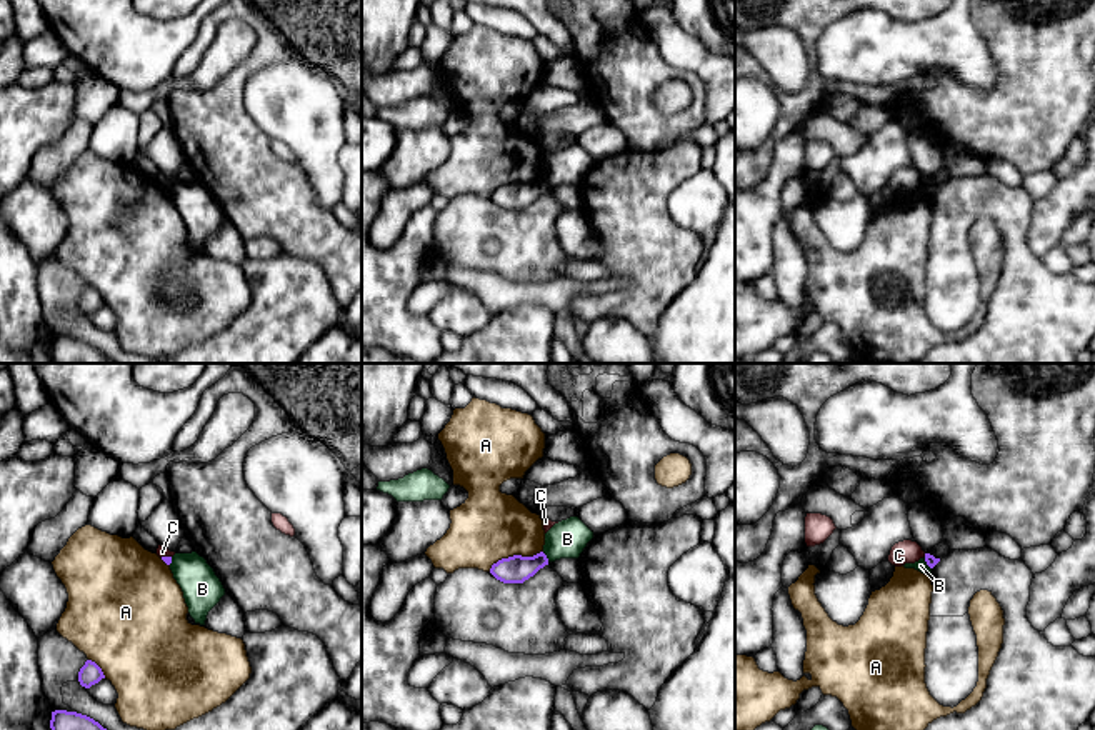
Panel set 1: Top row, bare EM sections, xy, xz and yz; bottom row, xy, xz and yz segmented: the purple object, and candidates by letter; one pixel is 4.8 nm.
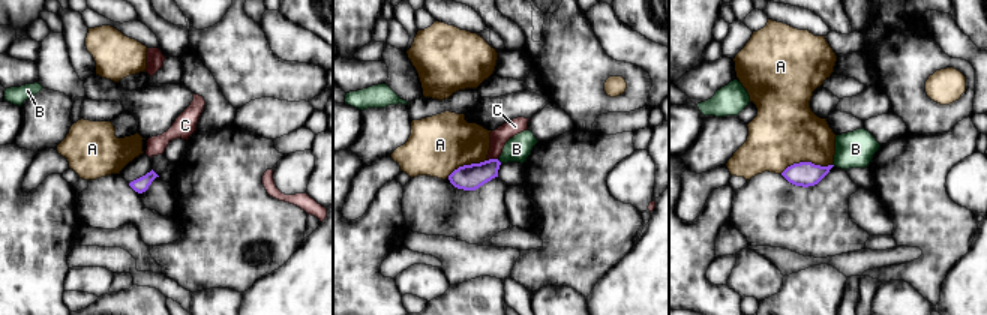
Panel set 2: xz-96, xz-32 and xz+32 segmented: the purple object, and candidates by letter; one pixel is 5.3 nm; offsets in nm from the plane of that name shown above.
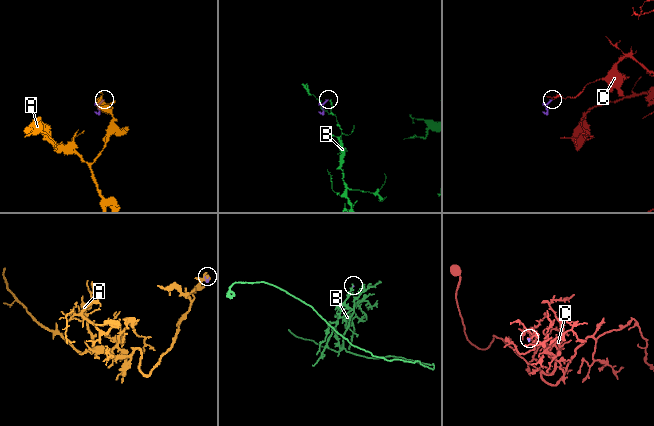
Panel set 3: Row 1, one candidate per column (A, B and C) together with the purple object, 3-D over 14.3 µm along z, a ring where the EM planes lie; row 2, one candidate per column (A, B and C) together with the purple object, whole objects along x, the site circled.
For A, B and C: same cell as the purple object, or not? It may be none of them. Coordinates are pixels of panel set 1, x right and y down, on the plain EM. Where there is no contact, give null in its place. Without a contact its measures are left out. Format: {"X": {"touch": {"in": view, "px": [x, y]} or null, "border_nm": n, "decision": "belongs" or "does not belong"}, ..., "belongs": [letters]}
{"A": {"touch": {"in": "xz", "px": [514, 182]}, "border_nm": 280, "decision": "does not belong"}, "B": {"touch": {"in": "xz", "px": [545, 184]}, "border_nm": 60, "decision": "does not belong"}, "C": {"touch": {"in": "xy", "px": [165, 184]}, "border_nm": 60, "decision": "does not belong"}, "belongs": []}

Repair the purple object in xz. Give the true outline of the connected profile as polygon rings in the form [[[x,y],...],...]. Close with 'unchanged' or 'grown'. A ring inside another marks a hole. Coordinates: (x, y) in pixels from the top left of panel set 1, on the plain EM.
[[[543,178],[533,183],[513,182],[493,190],[490,200],[503,210],[523,210],[545,192],[548,192],[548,185]]]; unchanged

